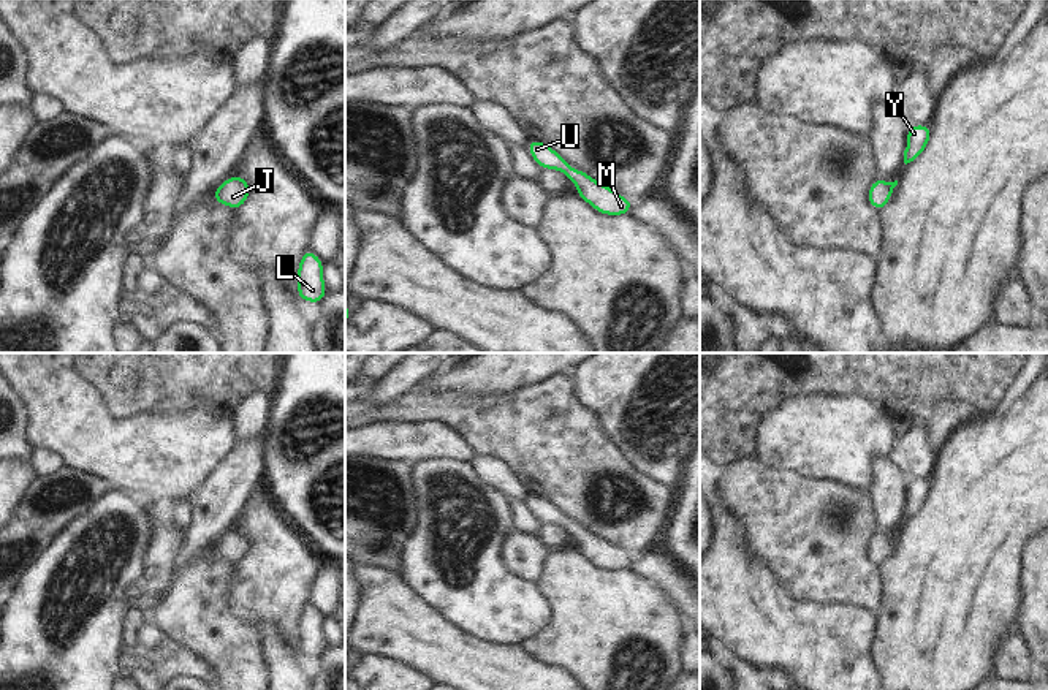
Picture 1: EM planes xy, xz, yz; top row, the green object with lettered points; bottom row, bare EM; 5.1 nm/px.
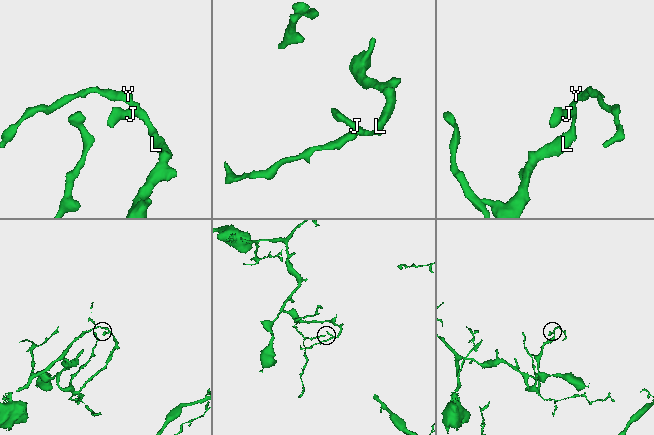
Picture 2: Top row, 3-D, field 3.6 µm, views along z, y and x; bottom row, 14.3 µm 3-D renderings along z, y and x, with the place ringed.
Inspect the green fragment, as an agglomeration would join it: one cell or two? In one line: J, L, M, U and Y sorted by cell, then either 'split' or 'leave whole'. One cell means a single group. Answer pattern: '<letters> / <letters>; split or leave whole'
J L M U Y; leave whole

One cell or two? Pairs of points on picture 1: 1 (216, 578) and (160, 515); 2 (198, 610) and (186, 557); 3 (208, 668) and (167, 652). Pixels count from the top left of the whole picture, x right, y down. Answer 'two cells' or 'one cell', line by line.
1: two cells
2: two cells
3: one cell

